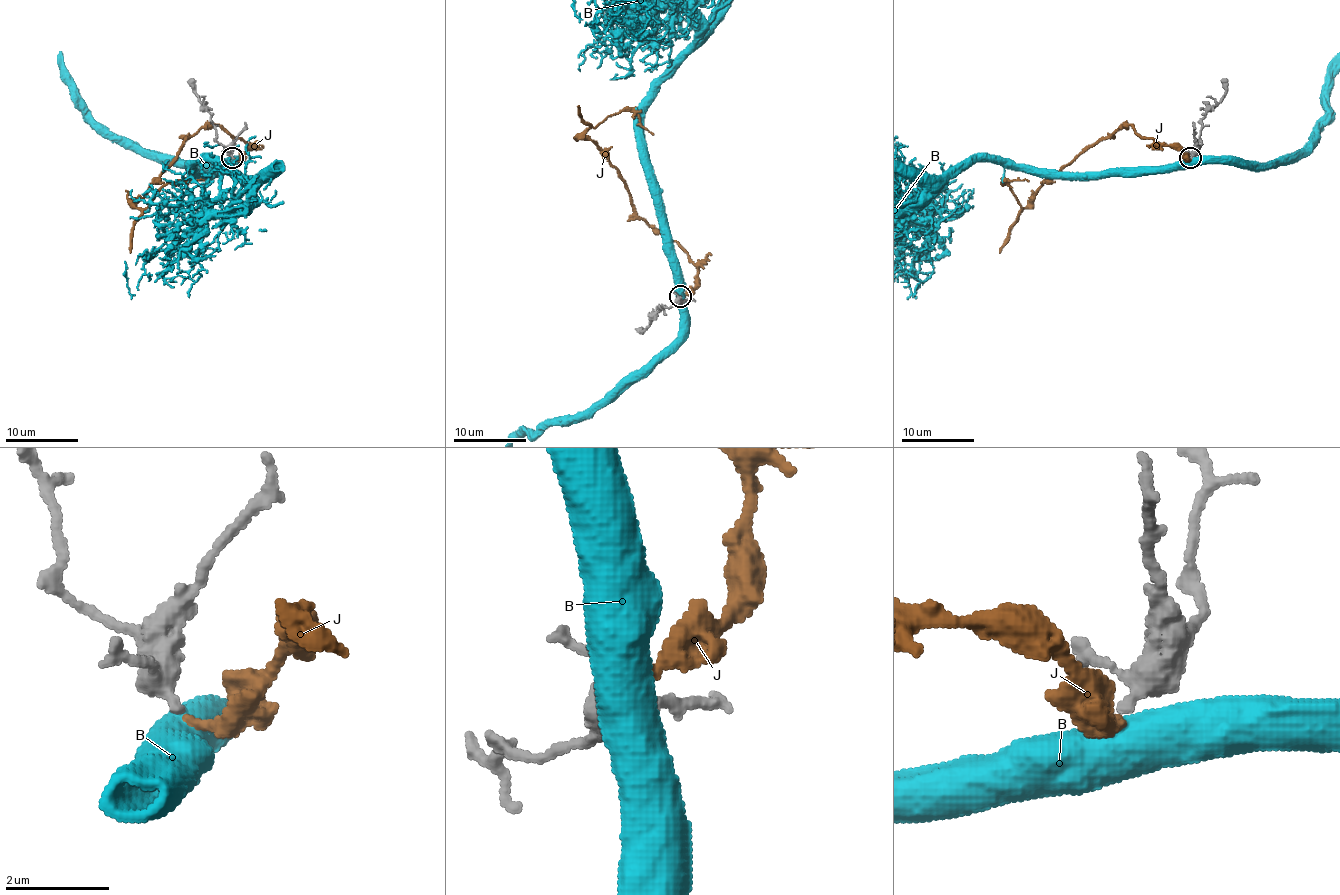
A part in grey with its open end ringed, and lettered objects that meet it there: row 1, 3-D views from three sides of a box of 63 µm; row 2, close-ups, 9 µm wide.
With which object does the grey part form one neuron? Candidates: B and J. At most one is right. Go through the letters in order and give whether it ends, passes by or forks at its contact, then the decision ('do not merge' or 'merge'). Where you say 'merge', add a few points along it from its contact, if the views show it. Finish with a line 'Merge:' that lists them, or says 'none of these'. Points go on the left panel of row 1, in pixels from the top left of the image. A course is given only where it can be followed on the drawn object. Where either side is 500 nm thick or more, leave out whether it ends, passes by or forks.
B: do not merge
J: it ends; merge; course (234, 159), (248, 146), (217, 124), (205, 124), (188, 137), (136, 206), (145, 208), (172, 182), (205, 181)
Merge: J

